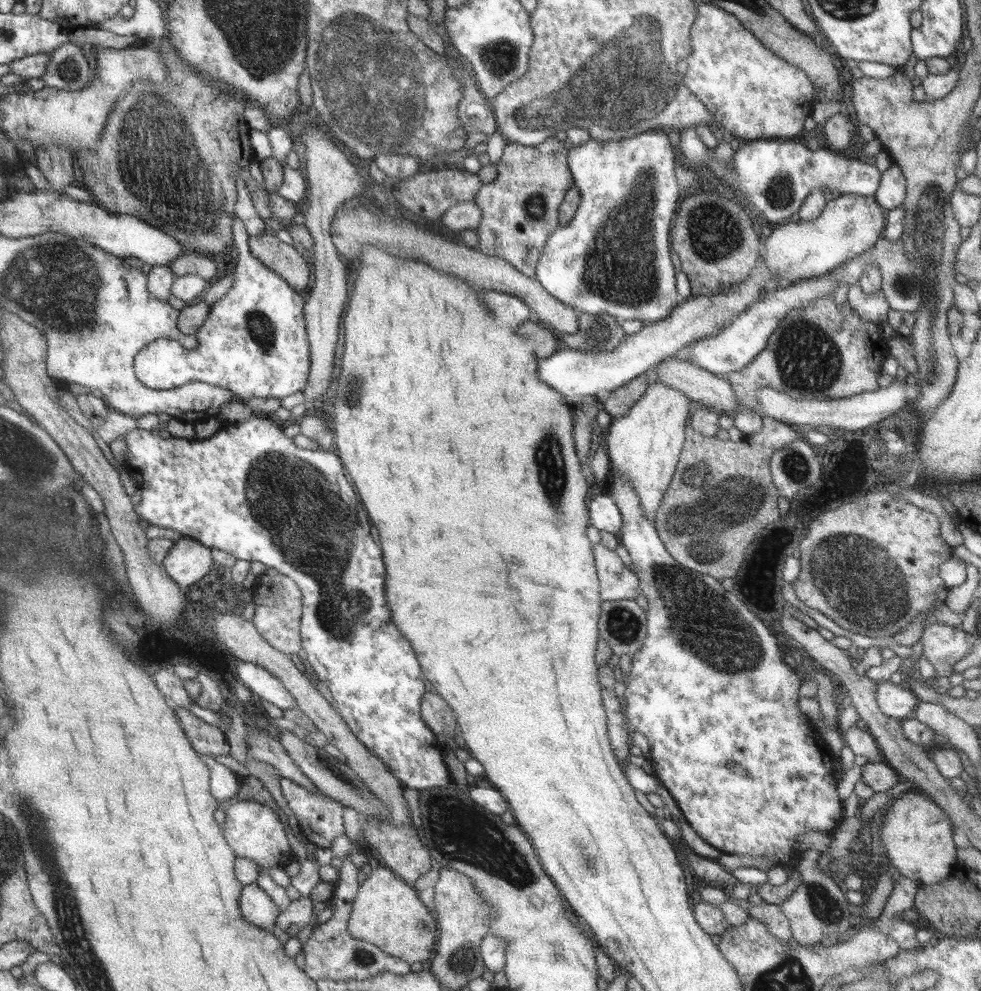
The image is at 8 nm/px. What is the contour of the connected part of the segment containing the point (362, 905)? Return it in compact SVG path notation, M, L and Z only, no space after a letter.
M383 864L373 865L370 876L360 884L356 900L353 902L349 930L358 939L378 945L386 953L404 959L409 964L428 960L434 950L437 920L422 906L416 890L400 875Z

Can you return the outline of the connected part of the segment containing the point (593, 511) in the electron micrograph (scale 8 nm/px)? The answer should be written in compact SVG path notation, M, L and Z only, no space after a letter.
M607 491L590 499L589 512L598 530L618 535L623 524L622 515L618 505Z

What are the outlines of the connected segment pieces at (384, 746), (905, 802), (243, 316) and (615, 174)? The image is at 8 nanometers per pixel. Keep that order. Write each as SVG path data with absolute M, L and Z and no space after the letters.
M257 414L244 422L223 425L221 430L206 440L161 438L153 434L152 431L141 430L138 427L127 434L122 434L121 438L124 440L126 452L128 452L126 463L122 467L126 468L130 476L136 480L137 488L140 488L140 496L142 496L141 502L134 504L140 518L148 521L152 526L172 528L172 530L183 534L184 537L200 540L204 546L211 549L218 548L218 550L230 552L237 560L248 560L248 562L256 560L256 562L265 564L266 567L278 570L290 579L294 578L293 582L298 582L297 585L302 586L302 590L306 590L306 618L301 618L302 648L305 650L308 664L314 668L319 679L332 692L337 713L345 719L349 729L361 739L361 742L370 747L370 750L374 750L374 754L377 754L392 768L391 774L399 780L404 788L422 791L446 786L450 782L450 772L442 760L440 742L434 736L433 730L430 730L430 727L426 725L424 718L420 718L420 698L424 698L426 694L426 690L424 690L425 671L420 670L421 664L418 664L418 660L416 660L416 654L414 654L409 639L404 634L400 634L400 630L392 622L392 610L386 605L386 588L384 588L386 570L384 570L384 562L380 558L380 546L370 536L372 526L370 526L368 514L366 514L366 528L364 528L364 506L362 506L360 498L356 496L354 488L350 484L346 484L346 480L342 476L344 468L342 468L340 460L336 462L336 460L324 458L326 464L320 462L320 468L314 466L312 462L306 462L306 458L304 458L306 450L296 448L294 440L286 438L282 428L278 424L274 424L272 419L259 418Z
M908 792L893 799L887 807L880 839L890 866L904 878L916 882L918 887L940 884L951 878L956 864L956 846L944 812L932 800Z
M235 221L233 227L233 243L238 250L238 261L232 274L234 283L228 294L211 305L208 319L194 335L199 340L198 348L188 350L174 340L159 339L146 345L146 348L137 354L133 370L138 380L152 390L172 390L198 381L231 390L238 395L238 400L254 397L281 399L300 393L307 385L306 378L308 368L312 368L312 355L308 352L307 324L304 324L305 312L302 312L302 308L305 308L304 298L285 278L254 257L250 251L249 232L242 221Z
M650 130L618 141L597 141L591 138L584 144L570 148L569 169L573 173L574 186L580 193L581 201L574 218L567 225L559 226L554 230L552 236L546 241L544 252L541 254L541 260L538 261L536 270L536 279L559 302L570 306L578 314L606 314L618 321L640 320L648 324L666 319L670 313L673 313L676 306L679 306L685 300L682 296L678 296L676 286L674 286L676 268L674 268L672 258L670 258L671 242L668 242L668 238L672 238L672 234L668 234L668 232L672 232L670 222L673 222L673 220L670 220L670 218L674 216L674 208L676 208L676 202L680 198L680 186L676 182L676 165L678 162L672 149L673 146L668 138L667 130Z

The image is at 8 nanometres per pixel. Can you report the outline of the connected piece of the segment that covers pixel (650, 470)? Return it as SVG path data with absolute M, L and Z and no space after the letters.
M656 381L646 389L644 396L633 405L630 412L613 418L610 426L602 432L603 445L609 458L610 479L613 479L616 474L622 474L630 482L630 486L634 488L634 492L642 502L642 510L646 512L646 518L650 518L653 524L654 514L664 498L666 488L669 488L673 480L678 461L684 452L685 430L694 405L695 403L686 394L682 394L682 391Z

